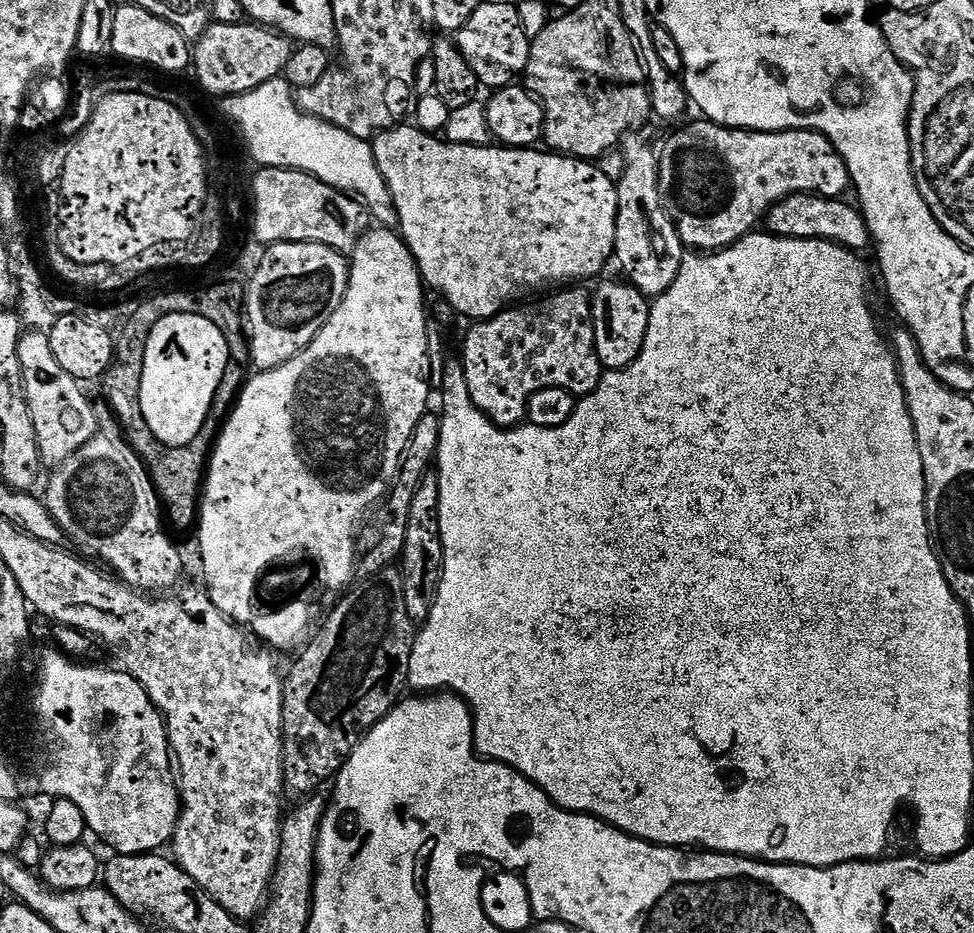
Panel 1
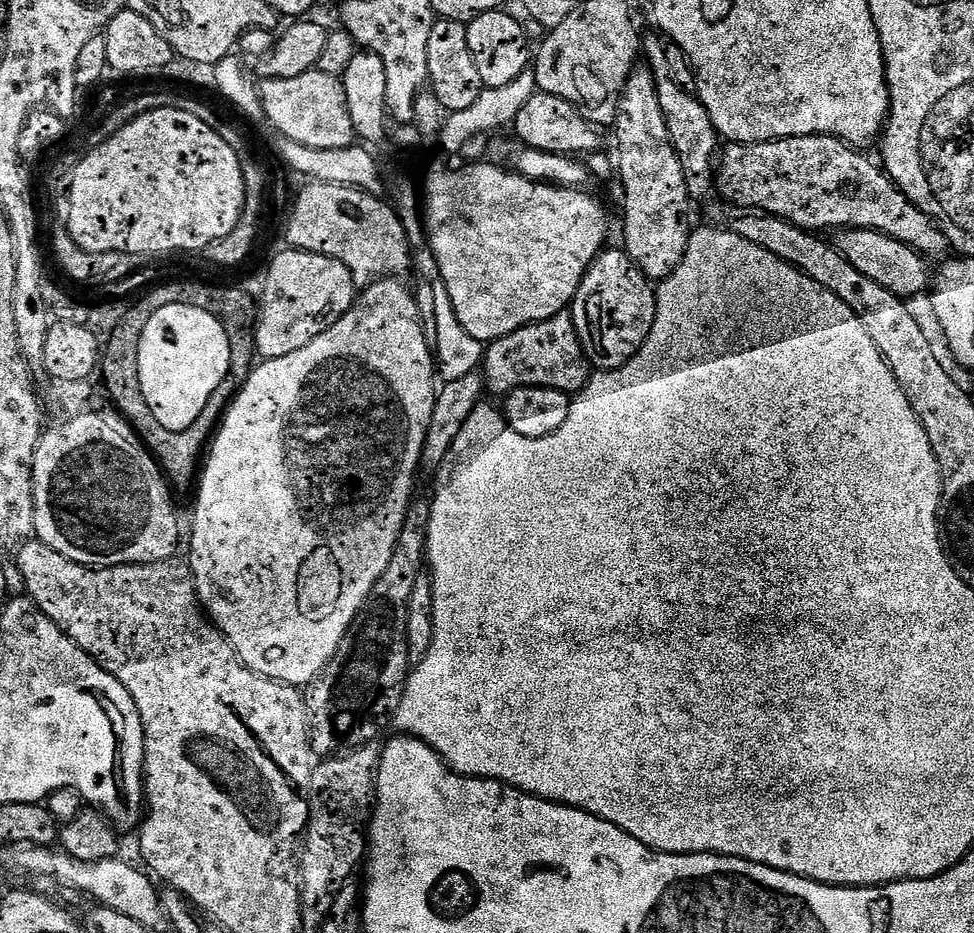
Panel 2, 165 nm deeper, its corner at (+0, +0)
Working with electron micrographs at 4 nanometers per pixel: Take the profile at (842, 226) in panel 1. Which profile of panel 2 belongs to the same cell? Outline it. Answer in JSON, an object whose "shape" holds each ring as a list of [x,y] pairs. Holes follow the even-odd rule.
{"shape":[[[846,228],[835,233],[834,247],[858,270],[878,282],[878,286],[886,286],[890,294],[901,298],[920,296],[933,283],[934,276],[928,273],[929,261],[915,252],[908,244],[903,244],[898,238],[890,238],[881,232],[866,230],[865,228]],[[932,280],[932,281],[931,281]]]}

